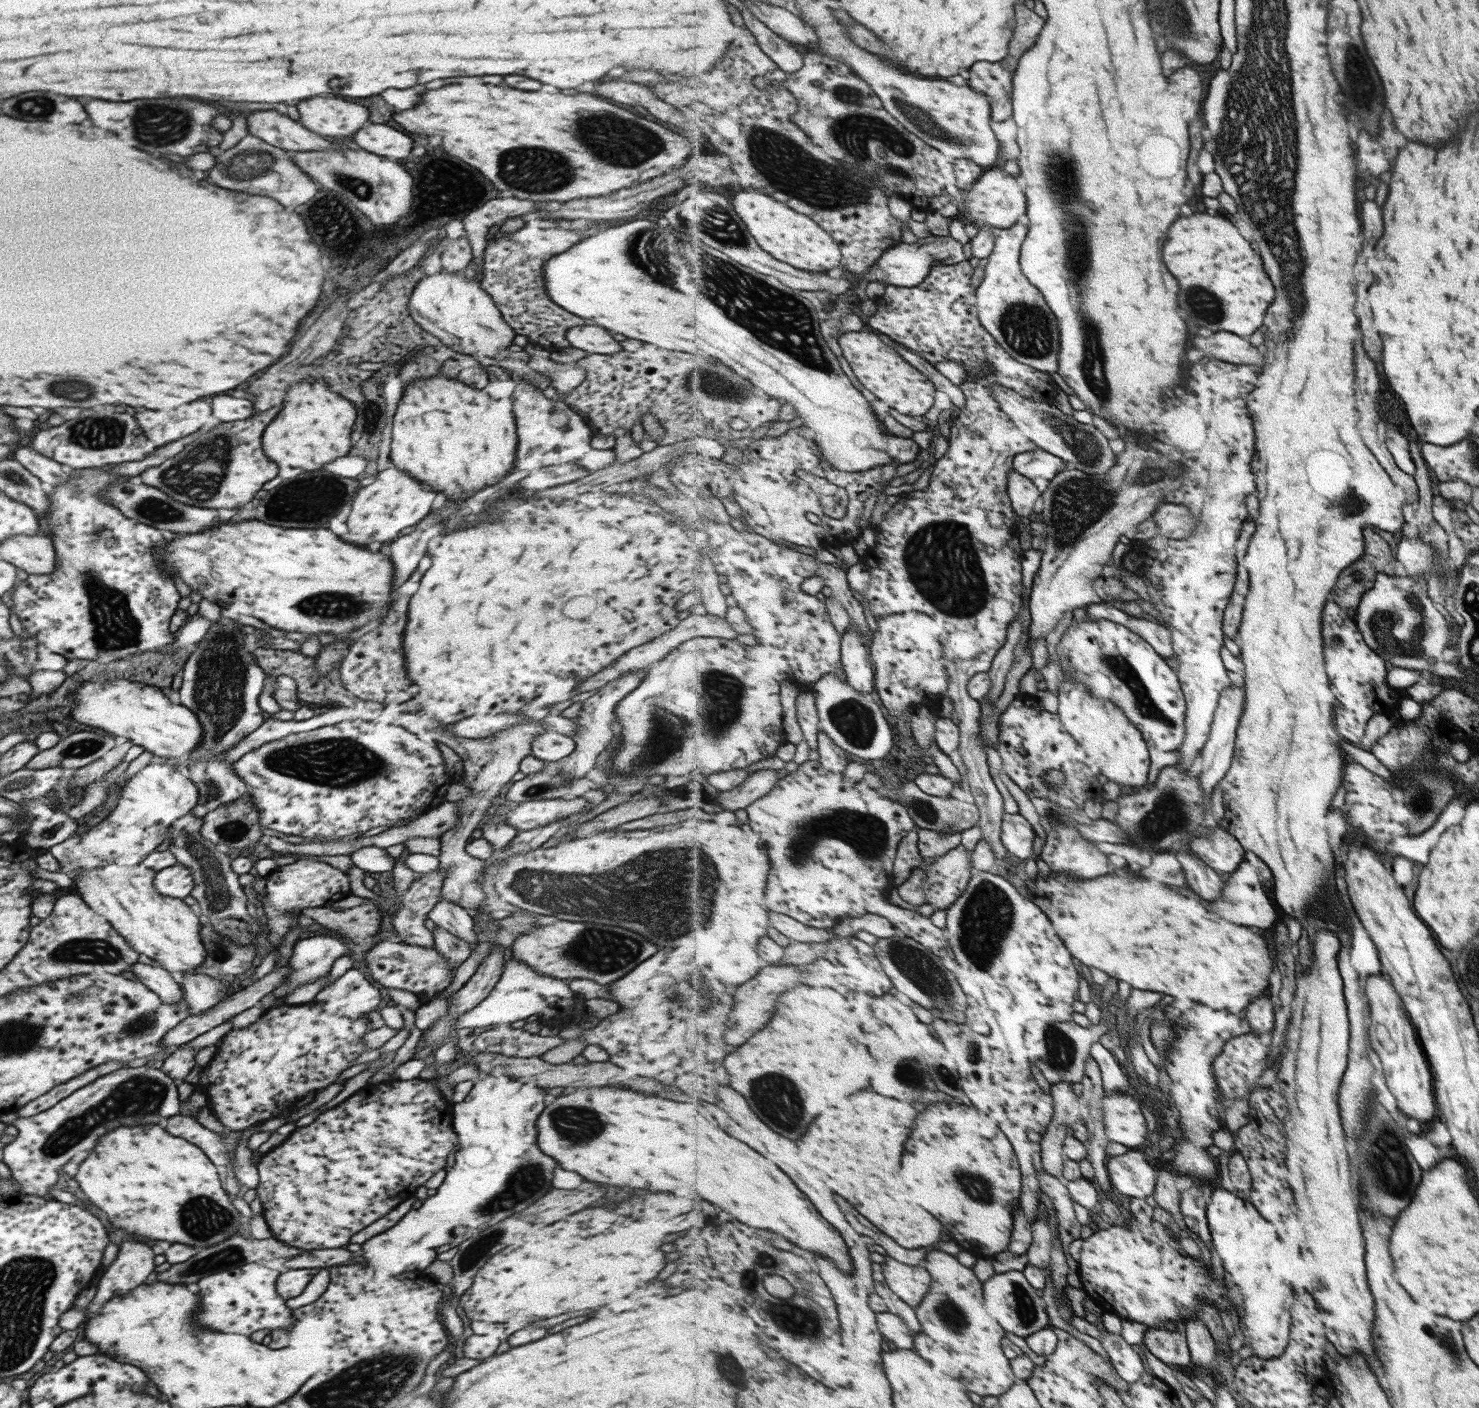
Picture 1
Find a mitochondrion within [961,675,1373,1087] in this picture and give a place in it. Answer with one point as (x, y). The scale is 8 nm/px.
(1174, 811)

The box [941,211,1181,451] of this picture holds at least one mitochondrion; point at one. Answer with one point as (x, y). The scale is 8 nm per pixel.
(1024, 326)

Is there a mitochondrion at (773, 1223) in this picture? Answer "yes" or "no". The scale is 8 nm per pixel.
no

